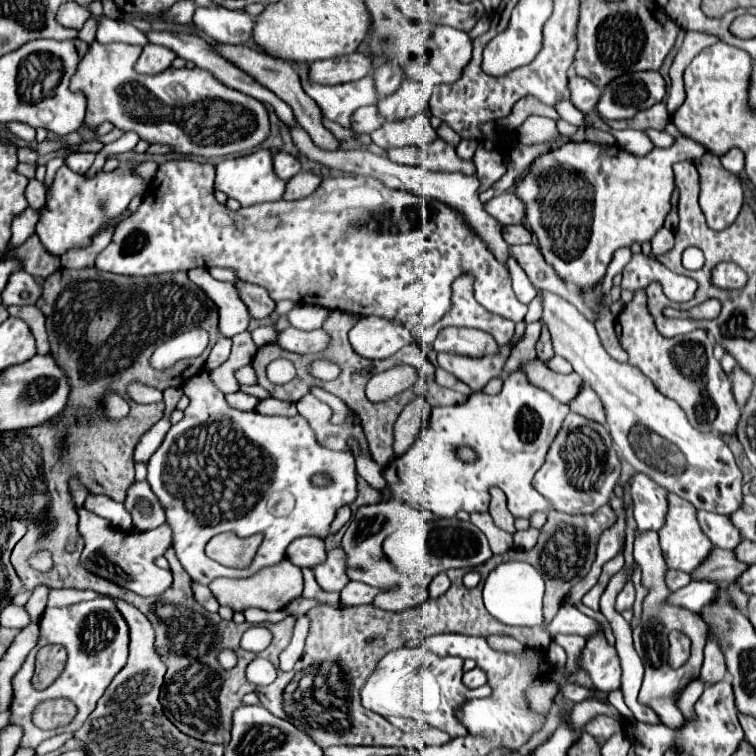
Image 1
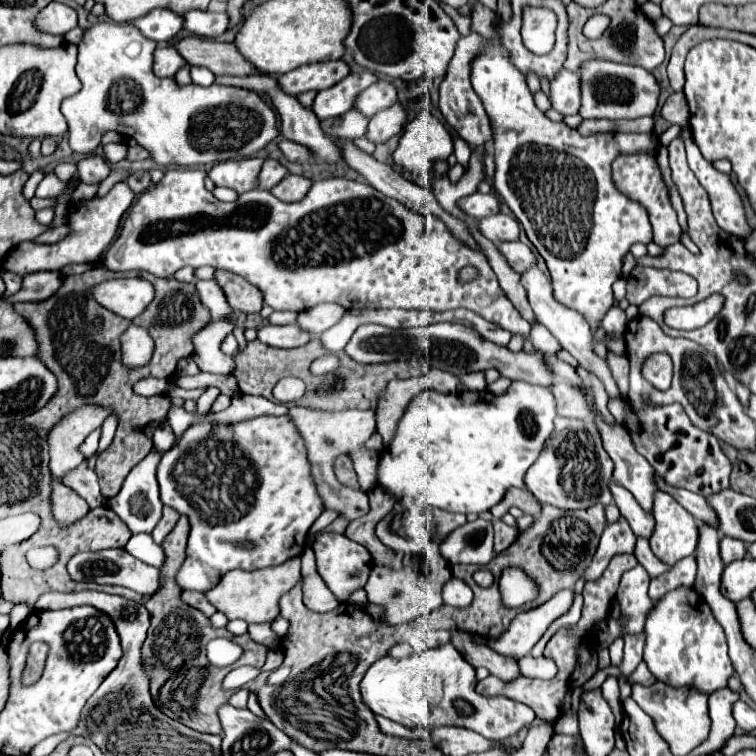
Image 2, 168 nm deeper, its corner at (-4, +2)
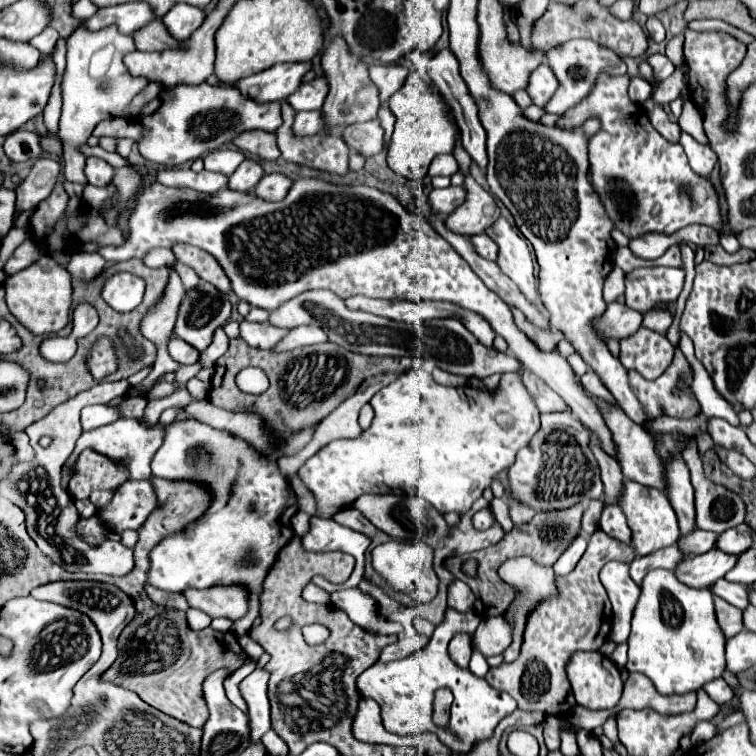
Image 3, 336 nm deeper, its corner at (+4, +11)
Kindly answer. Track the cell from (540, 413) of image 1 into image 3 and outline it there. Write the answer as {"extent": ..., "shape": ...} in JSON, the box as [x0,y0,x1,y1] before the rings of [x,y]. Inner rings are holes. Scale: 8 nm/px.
{"extent":[298,368,539,518],"shape":[[[413,368],[379,390],[371,398],[371,406],[375,416],[363,436],[327,444],[298,470],[301,480],[315,494],[323,518],[331,518],[341,506],[357,500],[361,494],[389,494],[391,490],[411,490],[433,504],[441,514],[463,514],[483,496],[499,472],[509,470],[517,450],[527,446],[539,430],[539,410],[519,374],[503,374],[495,390],[481,392],[469,384],[459,388],[437,384],[423,368]]]}

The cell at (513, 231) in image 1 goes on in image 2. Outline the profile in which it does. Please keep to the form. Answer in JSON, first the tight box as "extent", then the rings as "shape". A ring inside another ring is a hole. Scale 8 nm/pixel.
{"extent":[477,213,519,243],"shape":[[[495,213],[491,217],[479,219],[477,229],[479,229],[479,233],[483,237],[487,237],[493,243],[519,239],[519,223],[517,223],[517,219],[513,219],[509,215],[503,215],[503,213]]]}

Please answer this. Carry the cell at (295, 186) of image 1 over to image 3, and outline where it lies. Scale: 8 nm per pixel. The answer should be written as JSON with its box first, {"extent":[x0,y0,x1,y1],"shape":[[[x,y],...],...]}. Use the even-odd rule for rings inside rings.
{"extent":[255,174,293,202],"shape":[[[265,174],[259,184],[255,186],[255,194],[263,200],[271,200],[271,202],[277,202],[281,198],[285,198],[285,194],[289,192],[289,188],[293,186],[293,180],[287,178],[285,174]]]}

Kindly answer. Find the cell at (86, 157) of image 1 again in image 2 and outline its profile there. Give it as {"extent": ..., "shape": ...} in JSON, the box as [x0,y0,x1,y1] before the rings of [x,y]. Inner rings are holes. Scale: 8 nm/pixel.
{"extent":[77,155,109,183],"shape":[[[87,155],[77,163],[77,171],[81,177],[81,183],[101,183],[109,173],[109,165],[99,155]]]}

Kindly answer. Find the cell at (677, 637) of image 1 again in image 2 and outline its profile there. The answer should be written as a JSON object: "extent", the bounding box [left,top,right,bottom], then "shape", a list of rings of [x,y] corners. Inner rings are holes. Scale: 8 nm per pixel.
{"extent":[643,587,735,695],"shape":[[[679,587],[665,593],[665,597],[649,611],[645,623],[643,661],[657,681],[671,687],[695,687],[705,695],[727,687],[729,677],[735,675],[723,627],[715,621],[711,607],[703,597],[699,597],[699,593],[695,593],[693,587]]]}

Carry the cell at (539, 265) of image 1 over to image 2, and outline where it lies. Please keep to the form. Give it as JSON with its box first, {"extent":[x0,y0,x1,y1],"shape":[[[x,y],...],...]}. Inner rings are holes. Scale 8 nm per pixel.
{"extent":[497,241,535,273],"shape":[[[509,241],[509,243],[499,243],[497,245],[499,253],[503,253],[505,261],[511,265],[511,269],[515,269],[517,273],[527,271],[527,267],[531,267],[535,263],[535,255],[531,253],[531,249],[527,245],[523,245],[521,241]]]}

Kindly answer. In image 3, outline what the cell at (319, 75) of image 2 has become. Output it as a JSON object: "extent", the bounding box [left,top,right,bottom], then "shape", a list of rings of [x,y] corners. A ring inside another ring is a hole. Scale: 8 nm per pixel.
{"extent":[237,62,311,102],"shape":[[[285,62],[275,64],[259,74],[239,80],[237,88],[259,102],[277,102],[291,96],[311,70],[311,62]]]}

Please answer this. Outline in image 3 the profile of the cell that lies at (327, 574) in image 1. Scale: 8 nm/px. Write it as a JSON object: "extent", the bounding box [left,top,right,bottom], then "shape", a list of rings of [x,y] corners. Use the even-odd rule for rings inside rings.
{"extent":[303,518,369,592],"shape":[[[311,518],[311,530],[303,536],[303,548],[311,552],[347,552],[355,556],[357,566],[351,574],[351,578],[345,584],[331,584],[325,578],[313,578],[311,582],[327,592],[343,590],[343,588],[355,588],[365,574],[365,550],[369,548],[369,538],[361,532],[355,532],[351,528],[345,528],[337,524],[335,520],[323,520],[323,518]]]}

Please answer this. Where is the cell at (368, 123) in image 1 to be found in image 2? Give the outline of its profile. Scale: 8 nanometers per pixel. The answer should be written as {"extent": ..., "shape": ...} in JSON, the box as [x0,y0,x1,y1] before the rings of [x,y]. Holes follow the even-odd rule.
{"extent":[321,109,369,141],"shape":[[[355,109],[333,117],[333,119],[323,119],[321,121],[321,129],[325,131],[325,135],[333,137],[333,139],[347,139],[353,141],[357,137],[363,137],[367,131],[367,123],[369,119],[361,113],[355,113]]]}

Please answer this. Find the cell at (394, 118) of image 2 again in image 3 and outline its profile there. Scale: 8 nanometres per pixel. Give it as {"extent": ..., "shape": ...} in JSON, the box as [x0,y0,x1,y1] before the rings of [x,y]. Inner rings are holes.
{"extent":[343,120,383,156],"shape":[[[369,120],[369,122],[359,122],[351,124],[343,130],[343,140],[351,150],[361,152],[363,156],[375,156],[383,150],[383,128],[381,122]]]}

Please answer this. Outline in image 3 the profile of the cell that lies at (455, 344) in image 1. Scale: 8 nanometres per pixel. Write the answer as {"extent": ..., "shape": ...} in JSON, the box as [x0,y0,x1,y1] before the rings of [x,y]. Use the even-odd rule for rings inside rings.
{"extent":[269,290,521,380],"shape":[[[309,290],[287,304],[281,304],[277,310],[269,314],[269,322],[279,328],[297,328],[301,324],[313,324],[327,332],[329,340],[349,352],[365,354],[365,356],[415,356],[421,360],[433,360],[437,368],[447,370],[451,374],[463,374],[467,378],[475,376],[479,380],[499,372],[519,372],[521,362],[509,354],[499,352],[495,348],[483,346],[457,318],[435,318],[423,324],[405,324],[389,318],[381,318],[367,312],[351,312],[345,308],[343,300],[329,290]]]}

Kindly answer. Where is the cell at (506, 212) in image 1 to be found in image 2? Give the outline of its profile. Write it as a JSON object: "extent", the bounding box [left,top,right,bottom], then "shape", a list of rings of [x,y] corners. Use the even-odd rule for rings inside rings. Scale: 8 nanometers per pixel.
{"extent":[459,193,499,219],"shape":[[[473,193],[467,197],[459,199],[459,209],[473,219],[487,217],[491,213],[499,213],[499,201],[495,195],[483,195],[483,193]]]}

